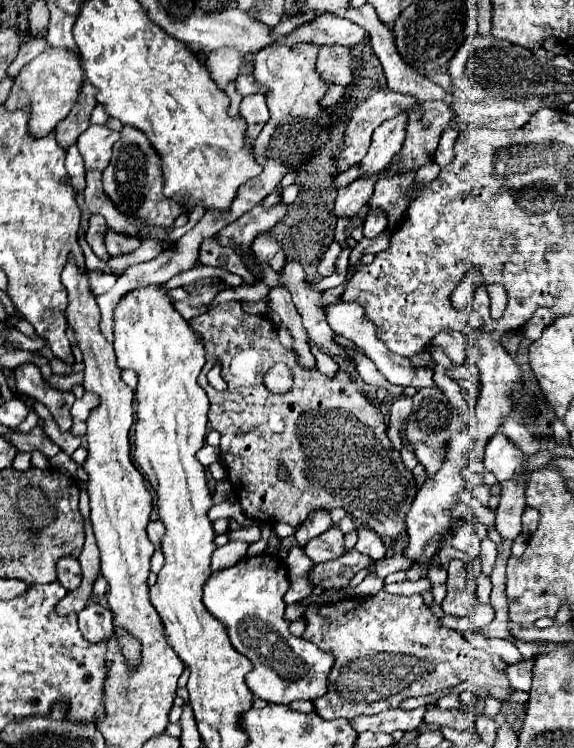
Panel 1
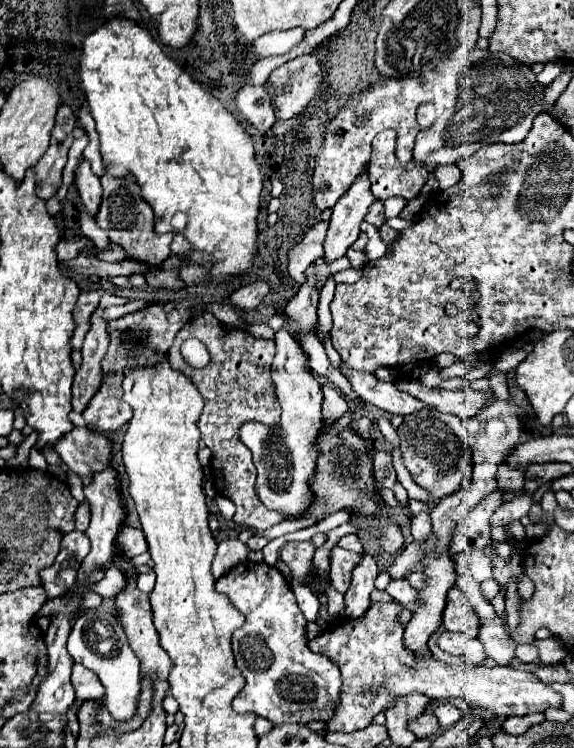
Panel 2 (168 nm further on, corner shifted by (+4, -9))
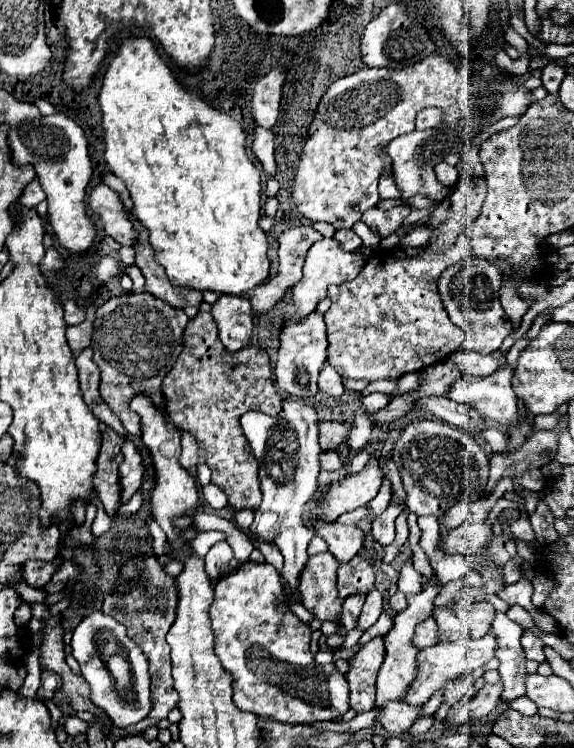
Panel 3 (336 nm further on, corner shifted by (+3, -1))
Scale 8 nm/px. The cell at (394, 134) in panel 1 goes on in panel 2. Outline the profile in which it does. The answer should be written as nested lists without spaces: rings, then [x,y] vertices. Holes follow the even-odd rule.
[[[364,173],[332,209],[330,227],[324,239],[324,261],[332,263],[346,255],[360,233],[360,223],[364,221],[368,207],[374,201],[376,197],[370,191],[368,173]]]

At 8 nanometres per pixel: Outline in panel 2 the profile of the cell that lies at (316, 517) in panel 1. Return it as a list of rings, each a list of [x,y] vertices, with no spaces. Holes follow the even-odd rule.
[[[290,541],[282,547],[280,559],[290,567],[294,579],[308,587],[314,595],[322,595],[326,587],[318,583],[318,575],[314,571],[312,559],[314,559],[314,545],[310,541]]]

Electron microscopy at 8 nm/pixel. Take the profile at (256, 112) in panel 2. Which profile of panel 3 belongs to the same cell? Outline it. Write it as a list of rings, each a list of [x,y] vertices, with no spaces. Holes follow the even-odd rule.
[[[255,127],[255,141],[253,141],[253,153],[263,163],[263,169],[267,175],[275,175],[275,159],[273,159],[273,143],[275,135],[271,129]]]

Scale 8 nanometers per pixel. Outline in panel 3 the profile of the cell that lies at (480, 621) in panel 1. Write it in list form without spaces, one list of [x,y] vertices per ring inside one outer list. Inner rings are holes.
[[[497,613],[491,625],[491,631],[497,641],[495,657],[499,657],[499,673],[503,681],[503,701],[517,699],[525,695],[525,685],[521,675],[525,675],[525,653],[519,643],[519,637],[523,633],[521,625],[511,621],[505,613]]]

